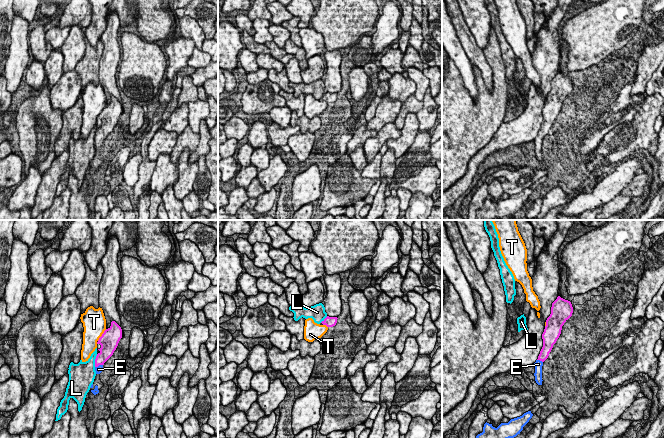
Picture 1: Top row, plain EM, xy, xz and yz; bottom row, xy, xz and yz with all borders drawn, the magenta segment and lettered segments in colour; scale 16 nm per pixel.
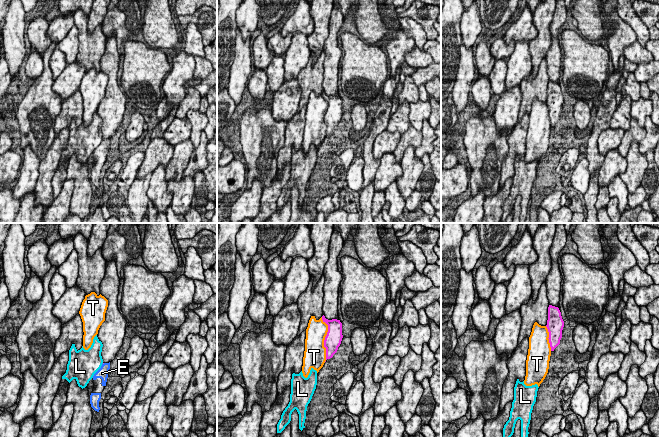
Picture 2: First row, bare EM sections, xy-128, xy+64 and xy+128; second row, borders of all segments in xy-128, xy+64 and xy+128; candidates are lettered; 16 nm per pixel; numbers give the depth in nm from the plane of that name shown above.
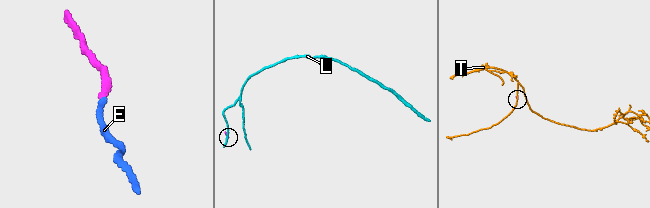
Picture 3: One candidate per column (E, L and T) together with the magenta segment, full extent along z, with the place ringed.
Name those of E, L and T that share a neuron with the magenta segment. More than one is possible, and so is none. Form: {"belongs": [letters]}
{"belongs": ["E"]}

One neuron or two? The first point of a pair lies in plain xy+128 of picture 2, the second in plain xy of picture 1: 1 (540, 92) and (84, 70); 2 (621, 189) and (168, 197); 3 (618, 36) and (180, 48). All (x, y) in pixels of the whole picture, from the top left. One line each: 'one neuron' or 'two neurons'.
1: one neuron
2: one neuron
3: one neuron

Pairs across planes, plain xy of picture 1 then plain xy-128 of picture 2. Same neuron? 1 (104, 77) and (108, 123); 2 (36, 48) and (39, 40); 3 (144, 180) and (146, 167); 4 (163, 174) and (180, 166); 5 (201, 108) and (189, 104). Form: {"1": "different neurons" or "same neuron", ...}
{"1": "same neuron", "2": "same neuron", "3": "different neurons", "4": "different neurons", "5": "different neurons"}

